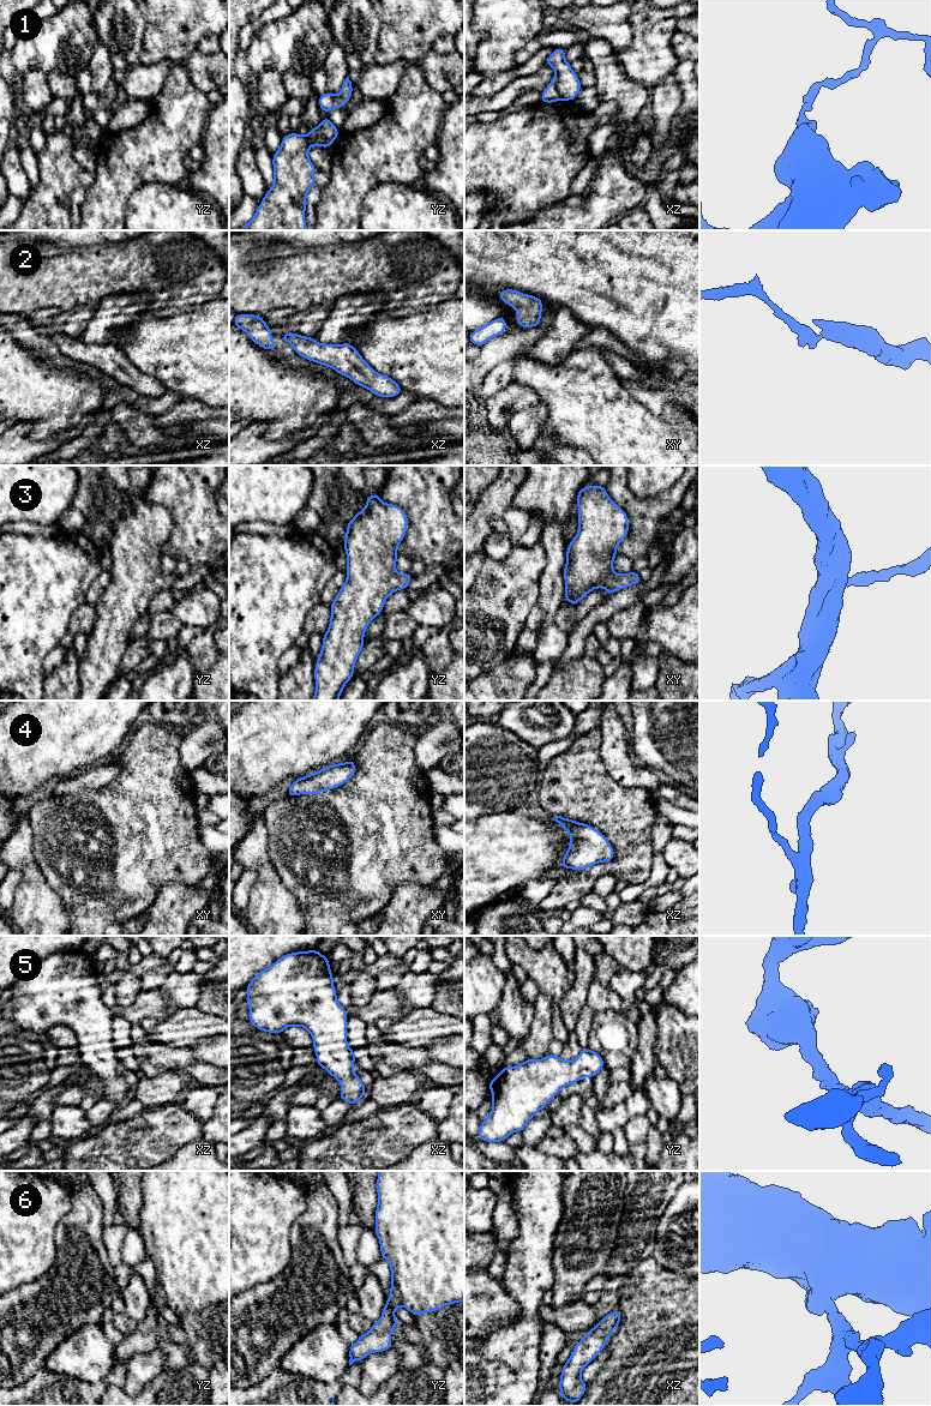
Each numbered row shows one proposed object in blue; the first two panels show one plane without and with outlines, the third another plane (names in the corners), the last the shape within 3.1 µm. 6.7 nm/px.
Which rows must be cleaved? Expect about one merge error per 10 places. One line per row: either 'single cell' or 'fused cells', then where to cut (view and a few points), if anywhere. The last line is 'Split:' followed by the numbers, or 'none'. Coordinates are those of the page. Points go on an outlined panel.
1: fused cells; cut in yz along (308, 134), (323, 138), (329, 146)
2: fused cells; cut in xz along (282, 336), (284, 340)
3: single cell; no cut
4: single cell; no cut
5: single cell; no cut
6: single cell; no cut
Split: 1, 2

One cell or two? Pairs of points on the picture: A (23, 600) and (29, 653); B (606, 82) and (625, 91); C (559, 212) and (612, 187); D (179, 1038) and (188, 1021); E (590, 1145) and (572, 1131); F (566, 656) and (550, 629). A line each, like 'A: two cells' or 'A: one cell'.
A: one cell
B: one cell
C: one cell
D: one cell
E: one cell
F: two cells

